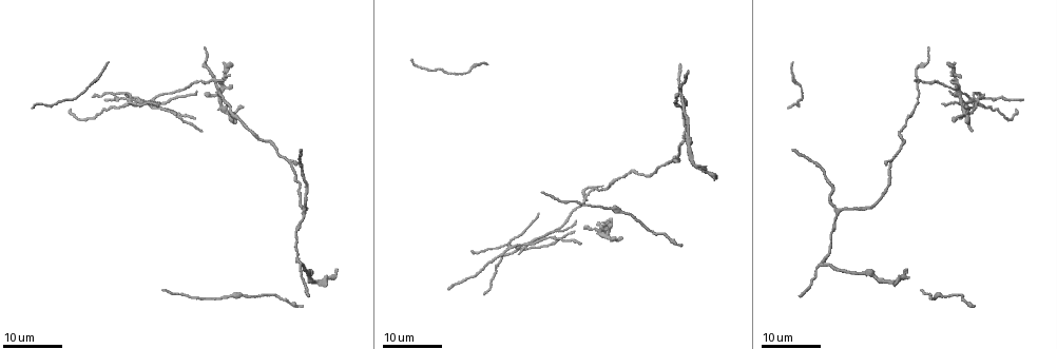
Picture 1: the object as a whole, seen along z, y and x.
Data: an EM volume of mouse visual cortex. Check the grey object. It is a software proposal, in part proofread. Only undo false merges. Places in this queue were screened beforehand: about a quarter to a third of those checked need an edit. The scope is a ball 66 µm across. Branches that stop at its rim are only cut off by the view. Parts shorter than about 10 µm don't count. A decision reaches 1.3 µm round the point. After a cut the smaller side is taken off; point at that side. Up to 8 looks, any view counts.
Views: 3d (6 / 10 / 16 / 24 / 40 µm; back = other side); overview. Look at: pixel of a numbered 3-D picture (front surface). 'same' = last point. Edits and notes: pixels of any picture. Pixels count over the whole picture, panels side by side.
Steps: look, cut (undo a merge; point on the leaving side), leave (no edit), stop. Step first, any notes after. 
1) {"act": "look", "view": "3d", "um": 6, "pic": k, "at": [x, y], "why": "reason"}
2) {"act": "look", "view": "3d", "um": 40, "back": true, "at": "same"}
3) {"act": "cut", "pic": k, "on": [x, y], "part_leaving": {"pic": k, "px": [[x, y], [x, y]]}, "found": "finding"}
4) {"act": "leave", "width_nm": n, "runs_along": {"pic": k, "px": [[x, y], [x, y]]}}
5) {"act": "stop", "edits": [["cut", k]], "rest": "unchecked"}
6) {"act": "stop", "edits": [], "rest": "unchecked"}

{"act": "look", "view": "3d", "um": 24, "pic": 1, "at": [835, 212], "why": "a fork"}

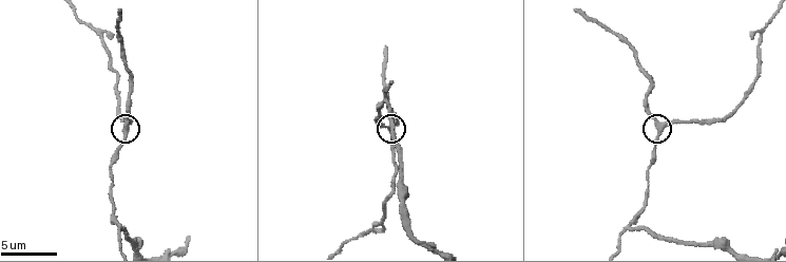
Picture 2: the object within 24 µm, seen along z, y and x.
{"act": "look", "view": "3d", "um": 6, "pic": 2, "at": [656, 124], "why": "closer look"}

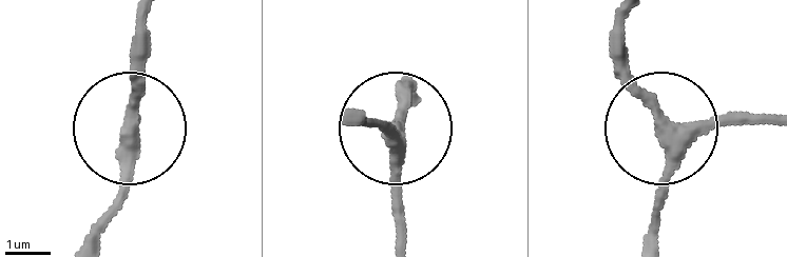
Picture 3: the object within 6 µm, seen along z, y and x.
{"act": "leave", "arms": 3, "runs_along": {"pic": 3, "px": [[766, 125], [668, 122], [611, 39]]}, "found": "one neuron here"}

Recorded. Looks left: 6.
{"act": "look", "view": "3d", "um": 16, "pic": 1, "at": [645, 176], "why": "thin neck"}

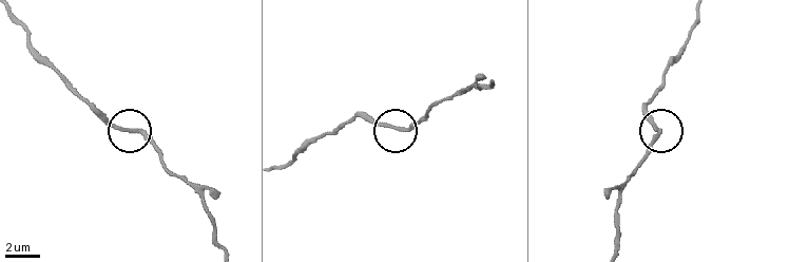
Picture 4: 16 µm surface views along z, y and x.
{"act": "look", "view": "3d", "um": 6, "pic": 4, "at": [397, 127]}

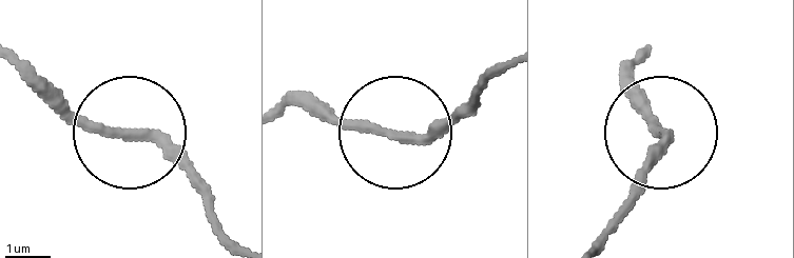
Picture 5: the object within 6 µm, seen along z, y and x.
{"act": "look", "view": "3d", "um": 6, "back": true, "pic": 5, "at": [392, 132]}

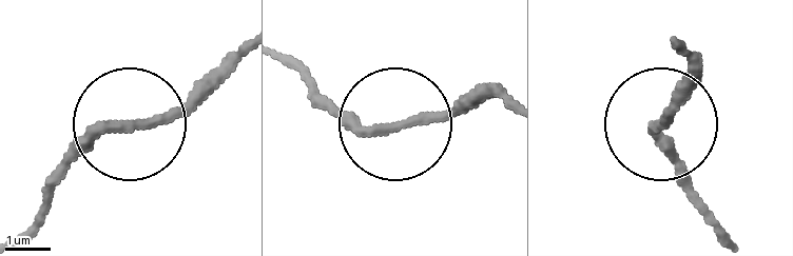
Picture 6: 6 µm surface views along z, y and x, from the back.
{"act": "leave", "found": "one neuron here"}

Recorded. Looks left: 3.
{"act": "look", "view": "3d", "um": 16, "pic": 1, "at": [593, 189], "why": "looks like a crossing"}

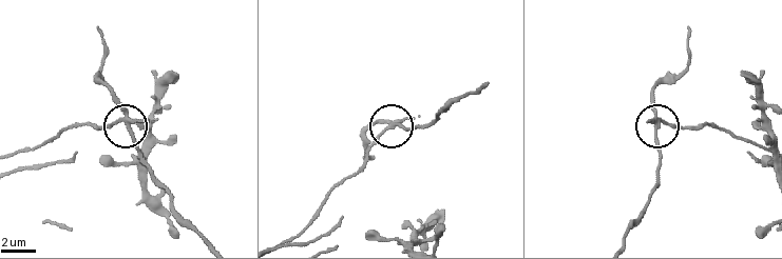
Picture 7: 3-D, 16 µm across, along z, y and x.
{"act": "look", "view": "3d", "um": 10, "pic": 7, "at": [120, 117]}

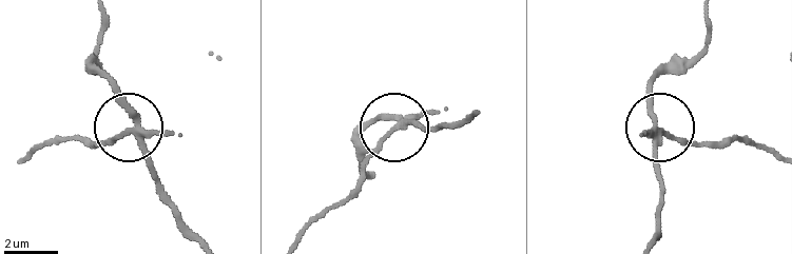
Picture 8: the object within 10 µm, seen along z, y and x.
{"act": "cut", "pic": 8, "on": [109, 138], "side_arm_um": 36, "arms": 4, "found": "a second neuron is stuck on"}

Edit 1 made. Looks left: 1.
{"act": "stop", "edits": [["cut", 8]], "rest": "unchecked"}

